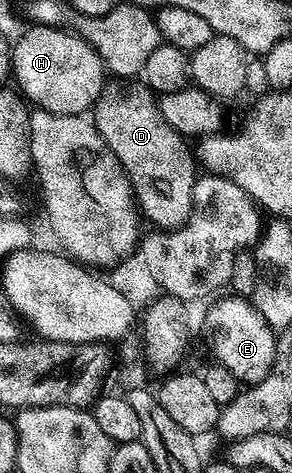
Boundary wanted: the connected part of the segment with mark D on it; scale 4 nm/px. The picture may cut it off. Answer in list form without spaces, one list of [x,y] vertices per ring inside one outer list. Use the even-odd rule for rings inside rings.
[[[146,85],[139,87],[127,87],[120,95],[115,95],[111,100],[100,102],[93,115],[95,128],[109,149],[121,161],[123,171],[131,179],[131,188],[135,194],[135,202],[141,212],[142,218],[147,219],[156,228],[167,233],[176,229],[186,228],[190,223],[195,205],[195,181],[197,178],[197,159],[187,148],[188,140],[180,135],[178,131],[162,119],[159,112],[159,101],[155,92],[148,89]]]

